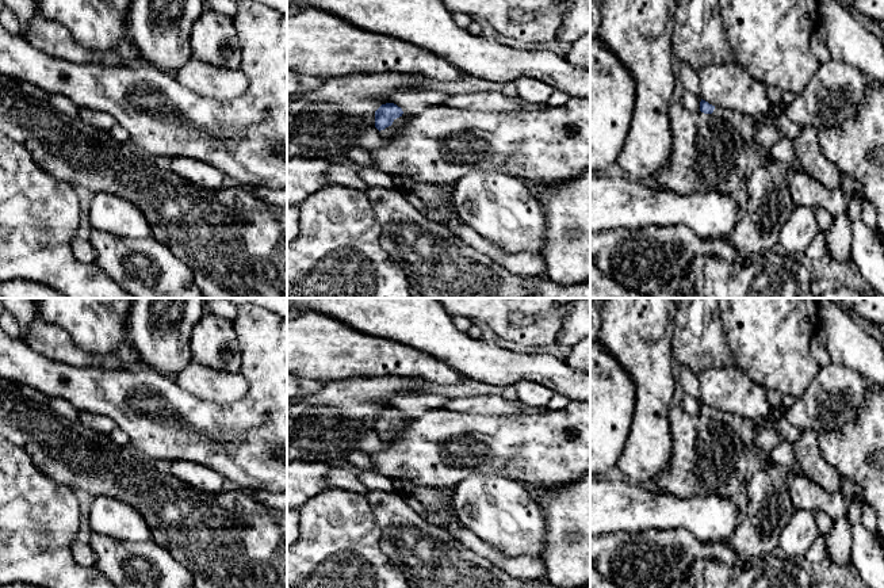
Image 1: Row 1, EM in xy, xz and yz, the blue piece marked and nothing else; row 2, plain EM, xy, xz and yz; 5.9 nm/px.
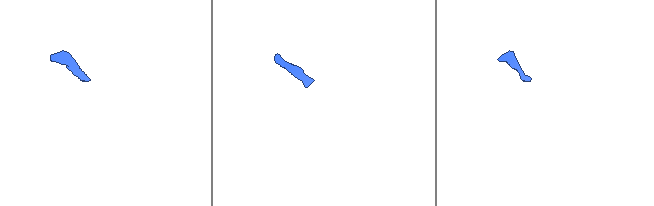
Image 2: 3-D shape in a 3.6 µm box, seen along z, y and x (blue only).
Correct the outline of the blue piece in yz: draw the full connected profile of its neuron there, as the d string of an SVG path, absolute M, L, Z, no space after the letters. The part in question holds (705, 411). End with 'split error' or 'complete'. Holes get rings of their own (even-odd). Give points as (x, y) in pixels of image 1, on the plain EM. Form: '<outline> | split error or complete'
M701 402L700 415L704 417L715 417L728 424L738 434L741 440L745 443L746 448L755 453L764 461L765 465L772 462L769 451L759 448L755 444L754 436L758 432L764 431L762 428L764 421L777 420L784 416L784 412L778 409L772 409L770 415L766 417L746 419L735 413L715 411Z | split error

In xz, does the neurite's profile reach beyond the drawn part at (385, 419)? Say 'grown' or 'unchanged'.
grown

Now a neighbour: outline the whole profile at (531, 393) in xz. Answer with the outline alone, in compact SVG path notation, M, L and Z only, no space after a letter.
M520 382L516 385L516 390L518 402L535 408L547 406L554 396L554 392L550 387L536 382Z

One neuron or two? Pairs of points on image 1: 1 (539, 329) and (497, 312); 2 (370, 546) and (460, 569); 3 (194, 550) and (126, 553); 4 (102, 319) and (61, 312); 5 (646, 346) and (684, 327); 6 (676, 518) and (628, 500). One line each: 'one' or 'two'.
1: one
2: two
3: two
4: one
5: two
6: one

